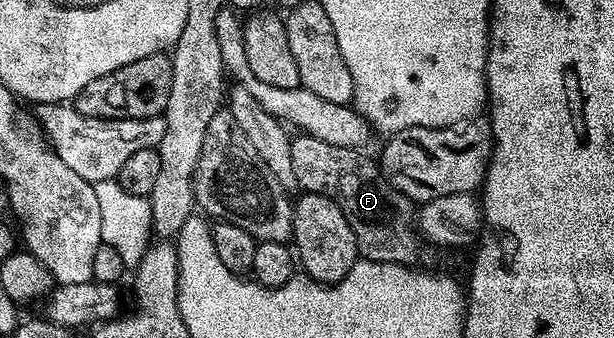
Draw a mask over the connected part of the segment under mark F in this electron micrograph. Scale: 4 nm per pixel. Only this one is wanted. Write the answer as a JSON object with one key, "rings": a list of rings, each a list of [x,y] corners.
{"rings":[[[298,135],[290,142],[292,147],[292,171],[298,180],[298,189],[324,195],[344,211],[344,219],[348,219],[348,227],[352,227],[352,235],[356,235],[356,247],[359,258],[380,263],[396,263],[413,266],[418,257],[418,241],[420,234],[416,228],[416,205],[409,201],[400,191],[396,191],[382,176],[381,168],[374,165],[358,149],[336,147],[307,135]]]}

